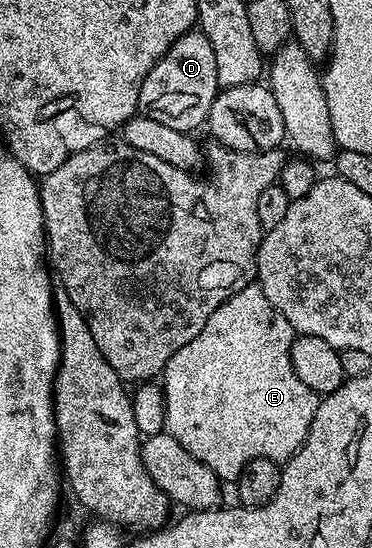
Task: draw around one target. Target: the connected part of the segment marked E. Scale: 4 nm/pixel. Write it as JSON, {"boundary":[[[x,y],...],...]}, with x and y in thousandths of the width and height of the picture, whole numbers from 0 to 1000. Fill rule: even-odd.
{"boundary":[[[683,520],[632,535],[632,542],[621,542],[599,557],[589,557],[589,564],[578,564],[578,571],[567,571],[556,593],[546,593],[546,608],[535,608],[535,615],[524,615],[524,622],[503,622],[503,630],[492,630],[492,637],[481,637],[481,644],[470,644],[470,651],[460,651],[460,659],[449,659],[438,679],[438,693],[444,692],[444,699],[438,697],[444,785],[460,797],[470,797],[470,805],[481,805],[481,812],[492,812],[492,819],[503,819],[503,827],[513,827],[513,834],[524,834],[524,841],[546,841],[546,849],[556,849],[556,856],[567,856],[586,874],[597,878],[637,876],[642,863],[653,863],[661,849],[688,838],[726,838],[742,845],[763,847],[815,812],[815,805],[825,797],[825,783],[836,783],[836,761],[847,761],[858,723],[833,706],[815,703],[815,695],[804,695],[804,681],[793,681],[793,673],[782,666],[782,630],[790,617],[793,606],[772,586],[772,578],[761,578],[761,571],[750,571],[739,564],[739,557],[728,557],[728,549],[718,549],[702,524]]]}

